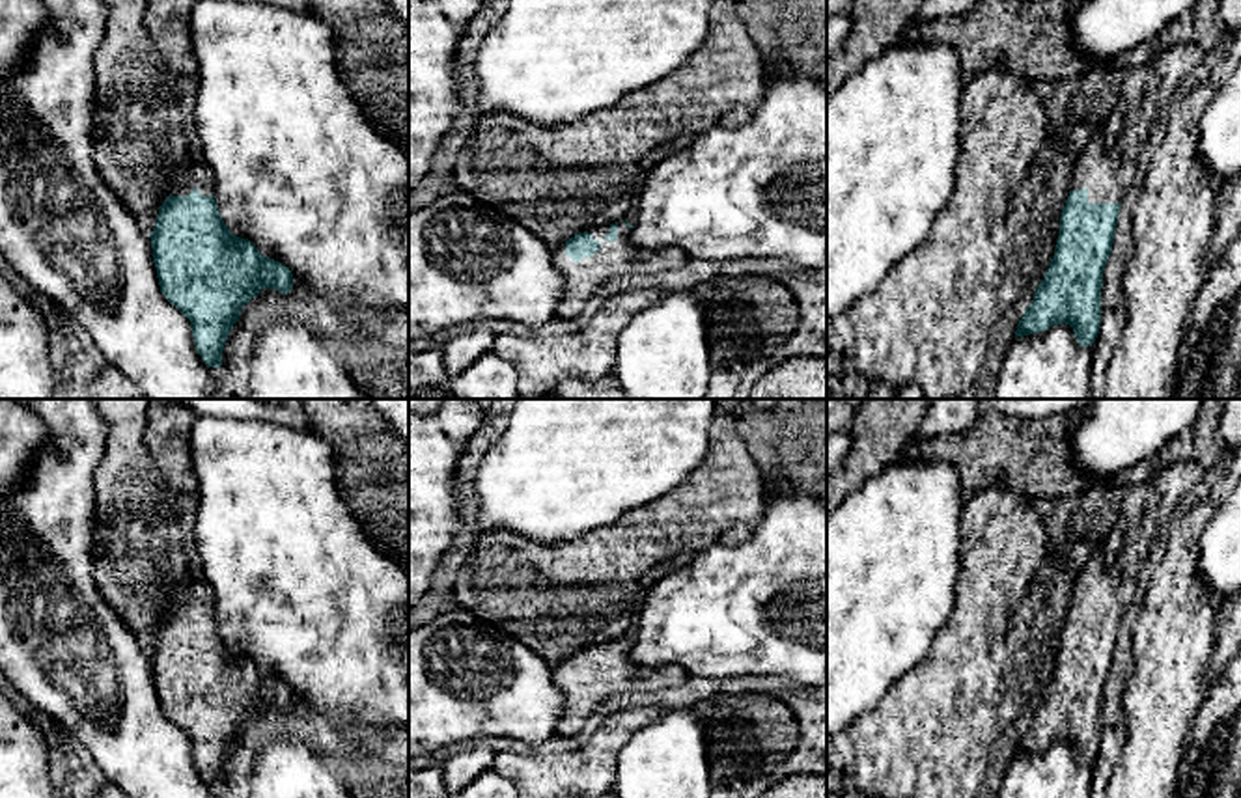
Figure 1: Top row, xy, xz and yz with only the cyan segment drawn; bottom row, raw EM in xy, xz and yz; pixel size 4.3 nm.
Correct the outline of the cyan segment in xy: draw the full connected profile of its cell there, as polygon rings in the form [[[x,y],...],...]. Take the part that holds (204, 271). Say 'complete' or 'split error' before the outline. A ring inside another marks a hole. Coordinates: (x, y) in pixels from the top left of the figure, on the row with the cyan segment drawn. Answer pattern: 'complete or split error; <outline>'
split error; [[[190,160],[177,172],[149,235],[160,293],[192,326],[207,367],[222,365],[226,339],[241,310],[261,289],[287,295],[293,274],[230,233],[213,196],[211,172]]]

